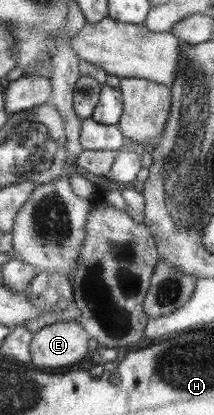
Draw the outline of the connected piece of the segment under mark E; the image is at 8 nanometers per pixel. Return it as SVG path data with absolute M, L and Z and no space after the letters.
M78 319L57 321L35 333L31 362L38 366L70 366L88 354L91 334Z

